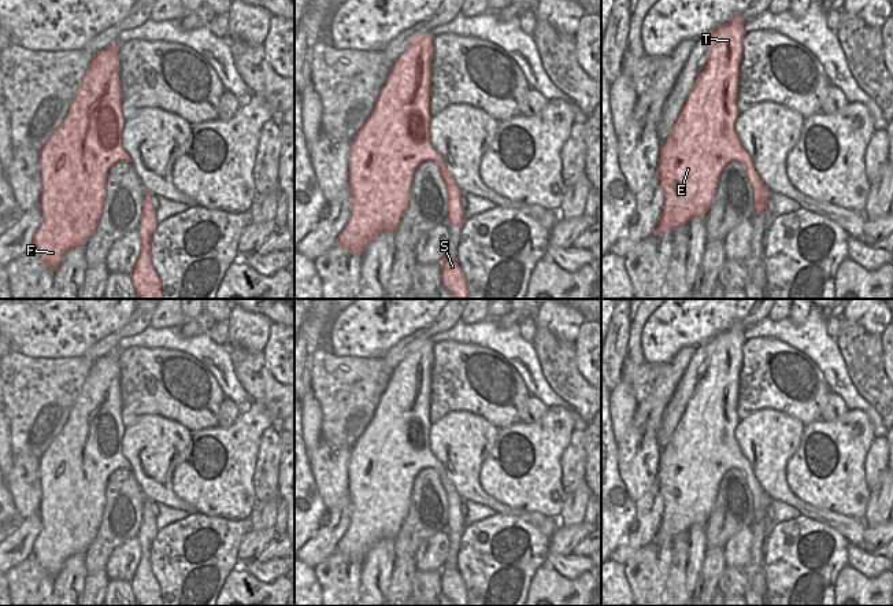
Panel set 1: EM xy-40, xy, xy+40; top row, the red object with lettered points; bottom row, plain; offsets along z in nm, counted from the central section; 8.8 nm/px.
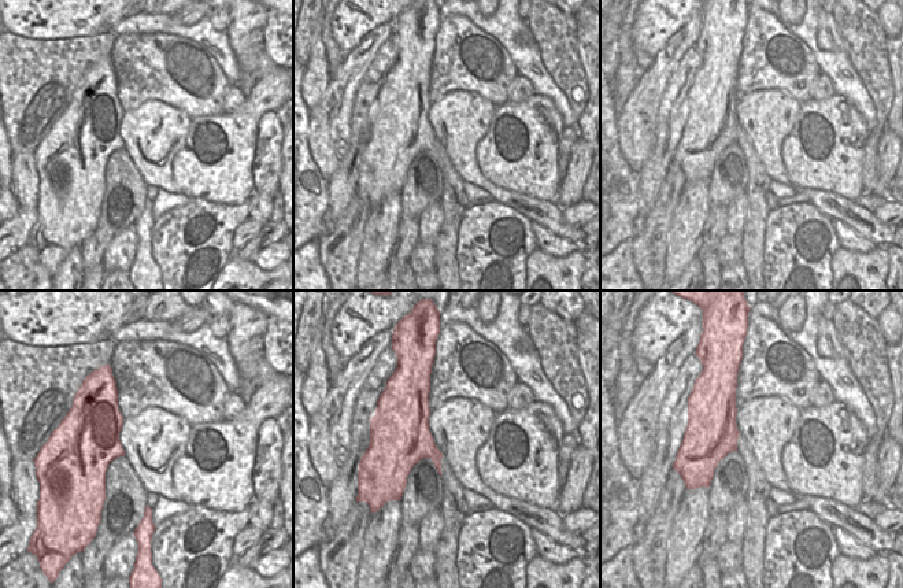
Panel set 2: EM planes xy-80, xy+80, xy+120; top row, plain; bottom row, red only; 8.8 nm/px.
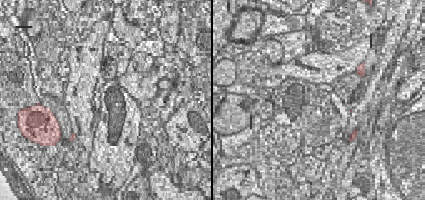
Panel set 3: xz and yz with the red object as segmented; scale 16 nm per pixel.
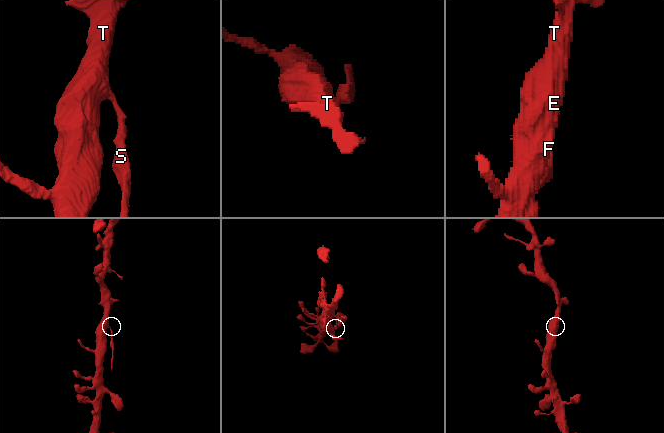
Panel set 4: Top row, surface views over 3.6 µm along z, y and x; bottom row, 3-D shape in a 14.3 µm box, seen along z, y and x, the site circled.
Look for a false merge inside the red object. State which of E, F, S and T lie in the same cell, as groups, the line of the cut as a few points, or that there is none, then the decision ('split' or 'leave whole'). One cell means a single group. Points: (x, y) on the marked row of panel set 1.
groups E F T / S; cut xy+40 (749, 161), (743, 165); split

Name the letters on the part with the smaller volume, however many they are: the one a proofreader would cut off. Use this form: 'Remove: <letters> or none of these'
Remove: S

